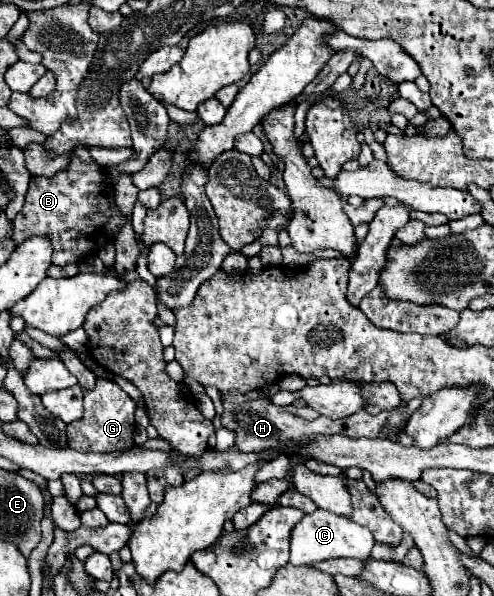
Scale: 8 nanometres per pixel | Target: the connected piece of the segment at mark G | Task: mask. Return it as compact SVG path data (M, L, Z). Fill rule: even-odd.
M97 378L97 386L93 390L85 390L83 402L85 402L85 416L67 426L67 444L73 450L109 454L109 452L125 452L135 446L133 444L135 402L113 380Z

